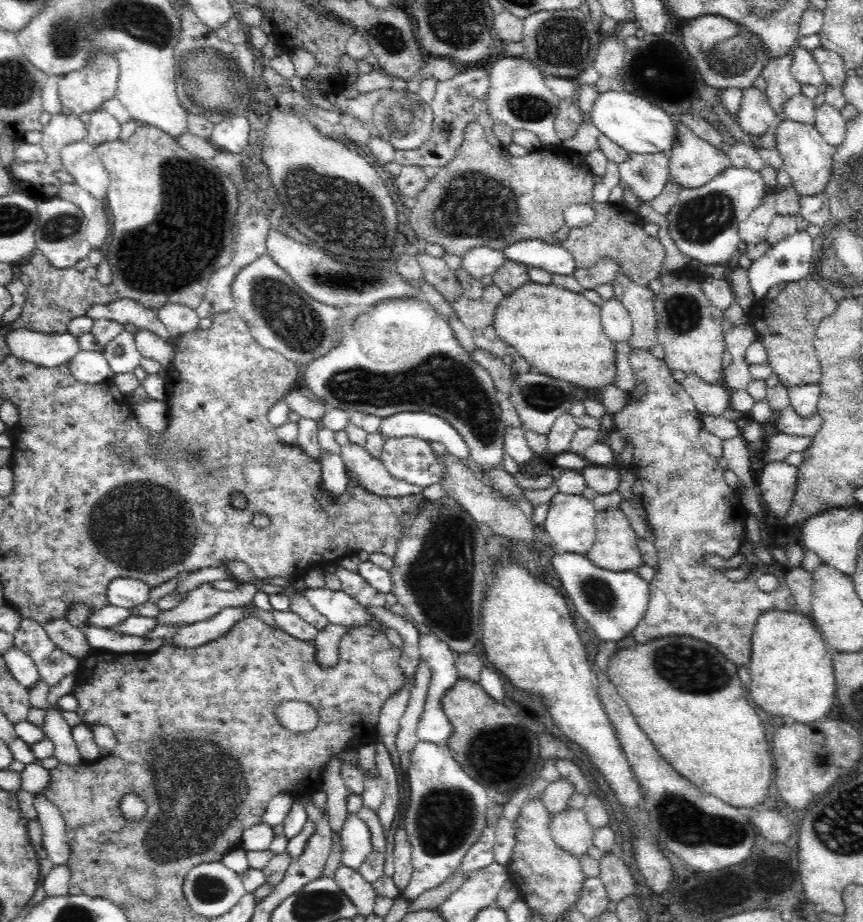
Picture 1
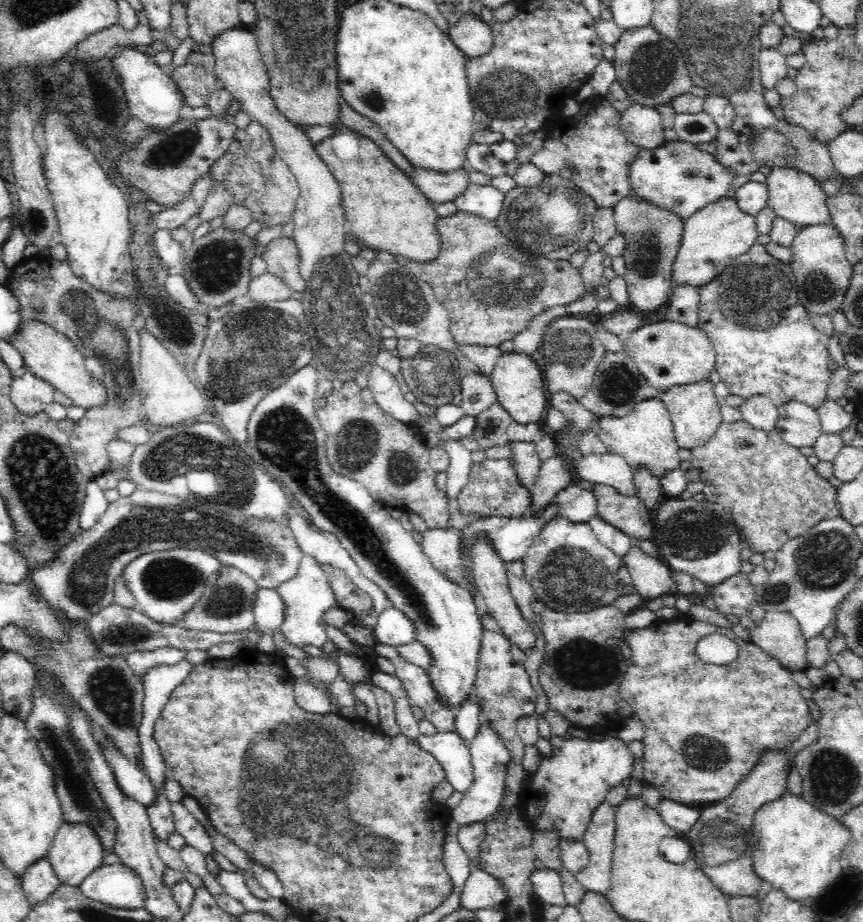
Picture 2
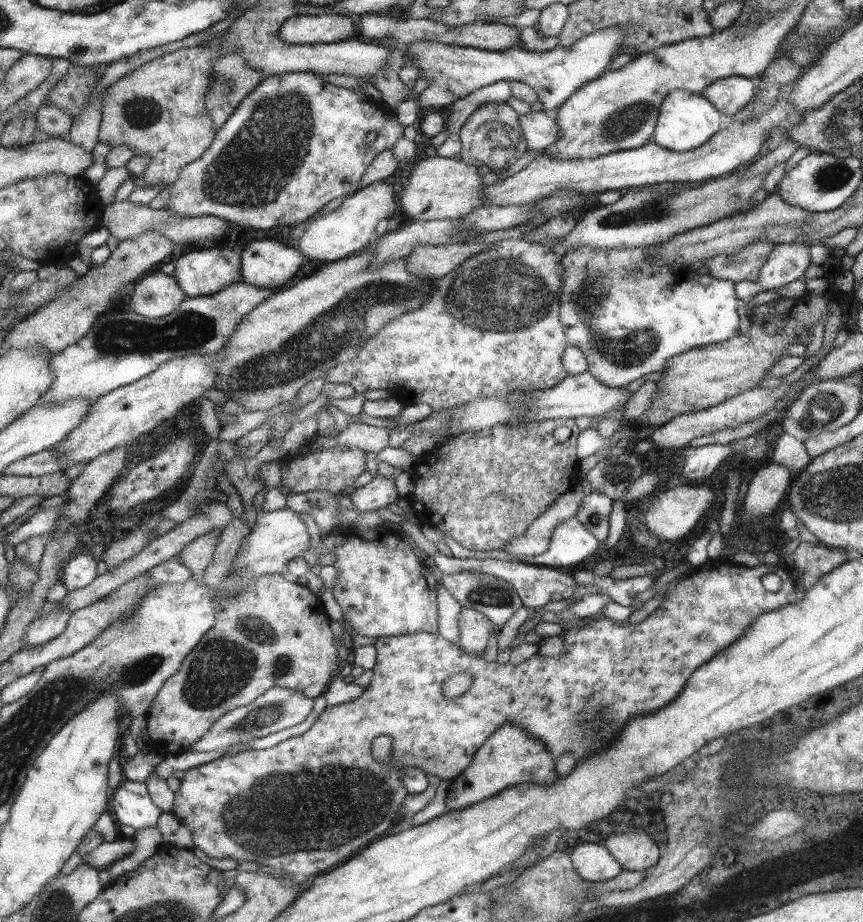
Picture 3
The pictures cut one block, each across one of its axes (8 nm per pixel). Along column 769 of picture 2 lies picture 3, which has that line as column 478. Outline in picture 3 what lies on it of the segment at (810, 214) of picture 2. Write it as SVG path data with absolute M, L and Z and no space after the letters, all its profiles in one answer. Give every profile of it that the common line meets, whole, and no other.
M437 154L433 157L425 156L415 164L397 193L399 217L417 222L460 219L477 208L477 205L483 205L481 189L485 187L485 182L482 174L483 171L461 160Z

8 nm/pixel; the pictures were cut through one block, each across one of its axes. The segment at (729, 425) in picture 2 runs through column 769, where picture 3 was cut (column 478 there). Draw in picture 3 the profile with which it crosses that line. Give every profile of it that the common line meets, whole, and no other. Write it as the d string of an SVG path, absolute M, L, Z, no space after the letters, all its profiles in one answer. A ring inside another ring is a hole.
M547 419L540 421L529 421L525 425L517 425L517 427L509 427L509 425L495 425L491 428L485 428L483 430L477 430L476 432L461 432L457 437L453 437L451 441L437 447L433 451L423 453L423 455L415 458L412 462L412 469L410 471L413 477L414 487L411 494L405 497L407 504L409 504L410 511L419 520L419 522L427 524L429 526L435 526L437 530L441 530L447 536L451 536L455 542L467 548L467 550L501 550L503 543L507 543L509 538L517 537L519 535L525 535L525 531L529 528L529 525L537 519L537 516L541 515L541 512L545 512L555 500L563 495L563 492L568 491L577 485L578 482L578 458L576 456L576 438L579 433L573 419ZM557 426L566 426L569 428L570 435L564 442L557 442L553 437L553 430Z

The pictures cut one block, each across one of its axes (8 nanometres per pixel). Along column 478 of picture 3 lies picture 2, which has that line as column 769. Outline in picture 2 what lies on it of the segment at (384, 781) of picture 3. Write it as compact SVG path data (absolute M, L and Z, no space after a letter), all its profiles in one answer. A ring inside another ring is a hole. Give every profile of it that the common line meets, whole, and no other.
M682 612L681 616L674 620L656 619L648 628L640 628L633 631L626 630L623 639L626 644L632 648L632 655L629 660L627 660L628 666L624 676L622 676L619 693L627 703L630 703L630 706L633 708L633 714L643 722L643 726L645 727L645 735L641 740L643 744L643 754L641 758L643 769L642 782L644 786L653 786L656 790L659 790L662 793L663 799L687 805L694 804L694 802L718 802L718 800L729 797L730 793L734 792L738 784L750 774L753 767L760 762L760 754L762 751L769 750L770 748L778 748L779 750L789 748L792 742L806 730L806 726L810 724L810 720L812 720L816 714L812 704L800 694L800 687L792 678L789 669L785 669L778 660L767 655L766 652L762 650L754 649L751 643L740 640L733 630L719 627L710 622L695 620L690 616L689 612ZM709 634L727 636L738 645L738 656L736 656L730 664L724 664L724 666L722 666L722 664L706 664L700 660L696 652L698 641ZM714 736L716 736L716 764L714 764L714 762L708 762L708 768L704 768L702 762L696 762L696 752L694 752L694 750L696 750L698 746L706 748L706 746L714 740Z

